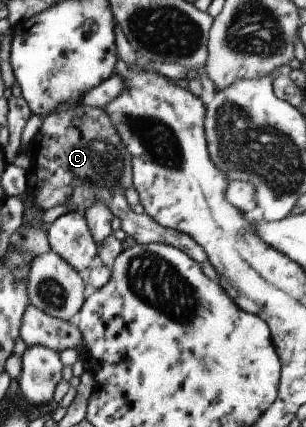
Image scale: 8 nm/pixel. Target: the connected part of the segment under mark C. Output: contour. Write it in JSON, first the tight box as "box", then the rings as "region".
{"box":[24,102,208,264],"region":[[[79,102],[49,114],[37,135],[27,144],[24,154],[30,161],[26,170],[27,191],[41,210],[67,205],[70,210],[84,212],[93,203],[103,201],[107,209],[121,219],[123,231],[136,243],[167,243],[181,249],[199,264],[208,260],[204,249],[190,235],[163,227],[149,215],[131,210],[132,206],[125,200],[125,191],[133,187],[133,157],[125,149],[125,143],[104,107]]]}

